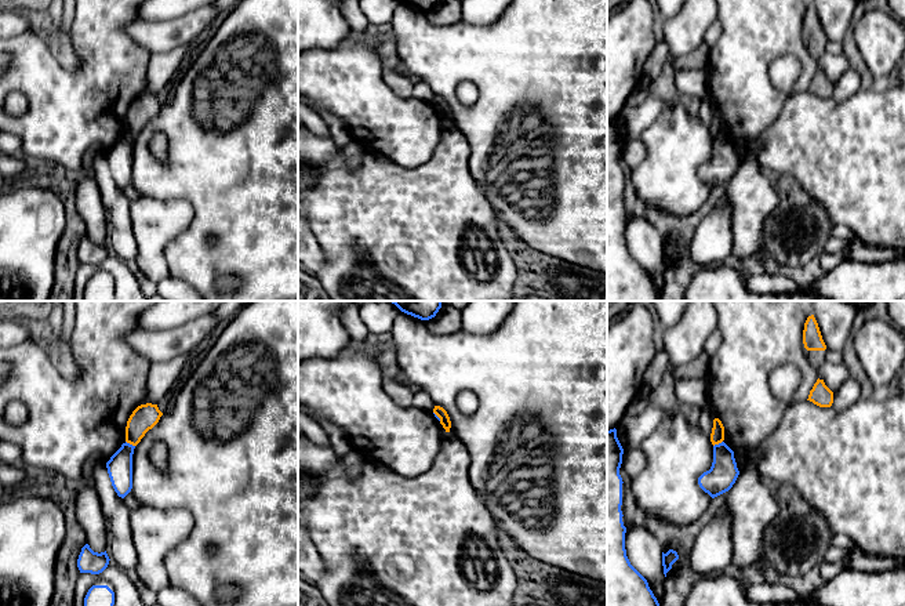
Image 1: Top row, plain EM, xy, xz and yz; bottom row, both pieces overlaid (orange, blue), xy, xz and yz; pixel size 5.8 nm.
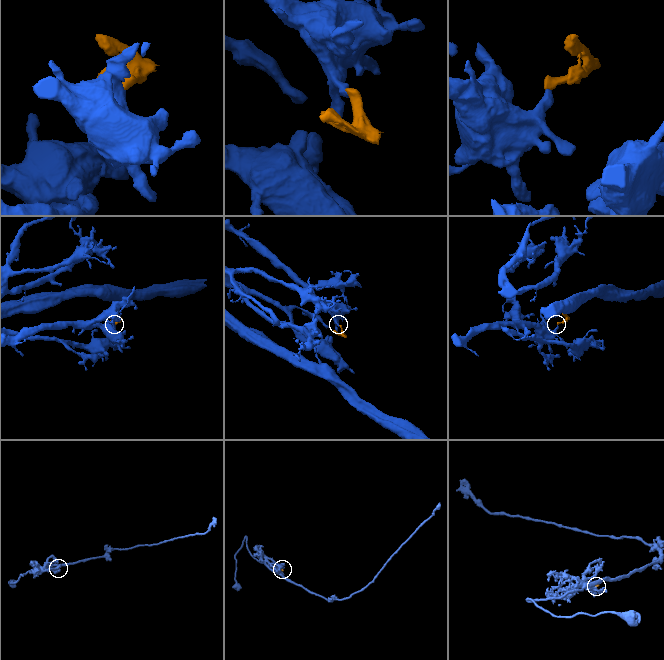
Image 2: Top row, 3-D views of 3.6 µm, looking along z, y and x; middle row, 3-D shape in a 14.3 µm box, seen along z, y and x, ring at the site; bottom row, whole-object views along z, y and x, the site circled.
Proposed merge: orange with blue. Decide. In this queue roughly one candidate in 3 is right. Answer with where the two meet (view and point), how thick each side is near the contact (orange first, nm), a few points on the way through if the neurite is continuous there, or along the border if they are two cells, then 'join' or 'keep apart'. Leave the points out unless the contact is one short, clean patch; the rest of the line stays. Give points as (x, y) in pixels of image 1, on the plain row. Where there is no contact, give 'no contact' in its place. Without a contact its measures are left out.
xy (130, 134) | 150/140 nm | along xy (126, 131), (134, 137) | keep apart

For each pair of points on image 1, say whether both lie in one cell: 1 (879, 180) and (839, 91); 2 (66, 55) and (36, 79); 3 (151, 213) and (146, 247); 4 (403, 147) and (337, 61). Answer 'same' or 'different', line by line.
1: different
2: different
3: same
4: same

